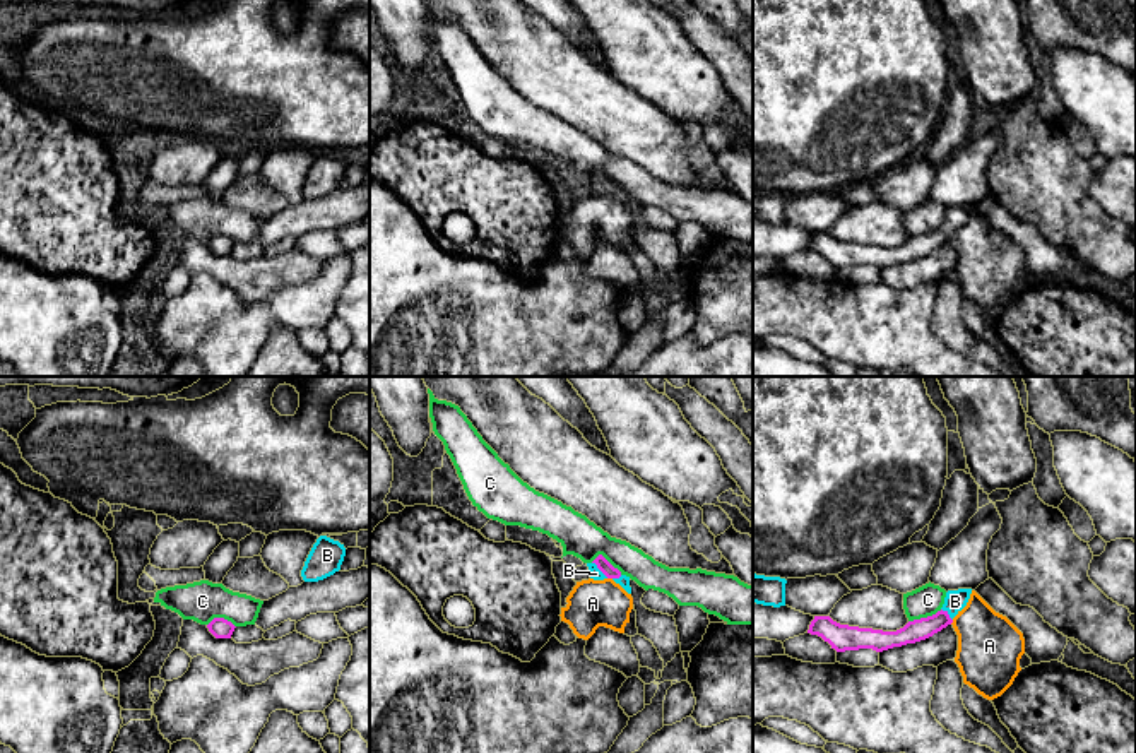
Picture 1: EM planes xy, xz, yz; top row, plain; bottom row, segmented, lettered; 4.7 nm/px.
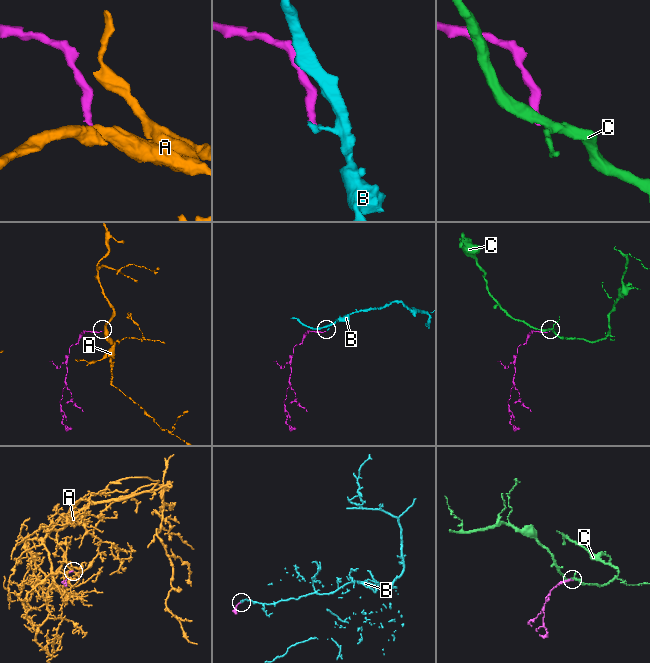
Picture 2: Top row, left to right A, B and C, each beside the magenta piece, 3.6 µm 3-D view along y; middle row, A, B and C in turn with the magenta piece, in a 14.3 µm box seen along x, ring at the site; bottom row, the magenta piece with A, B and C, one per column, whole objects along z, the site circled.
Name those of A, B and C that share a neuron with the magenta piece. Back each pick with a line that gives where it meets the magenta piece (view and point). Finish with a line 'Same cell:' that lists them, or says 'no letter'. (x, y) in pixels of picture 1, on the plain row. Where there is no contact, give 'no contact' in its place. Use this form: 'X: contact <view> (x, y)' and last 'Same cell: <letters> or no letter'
B: contact xz (601, 187)
Same cell: B

